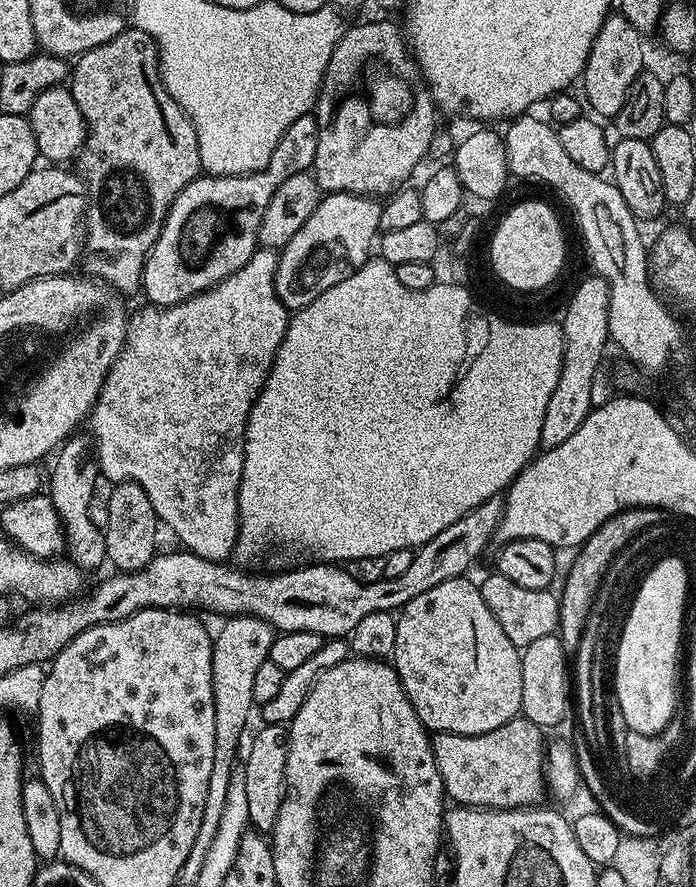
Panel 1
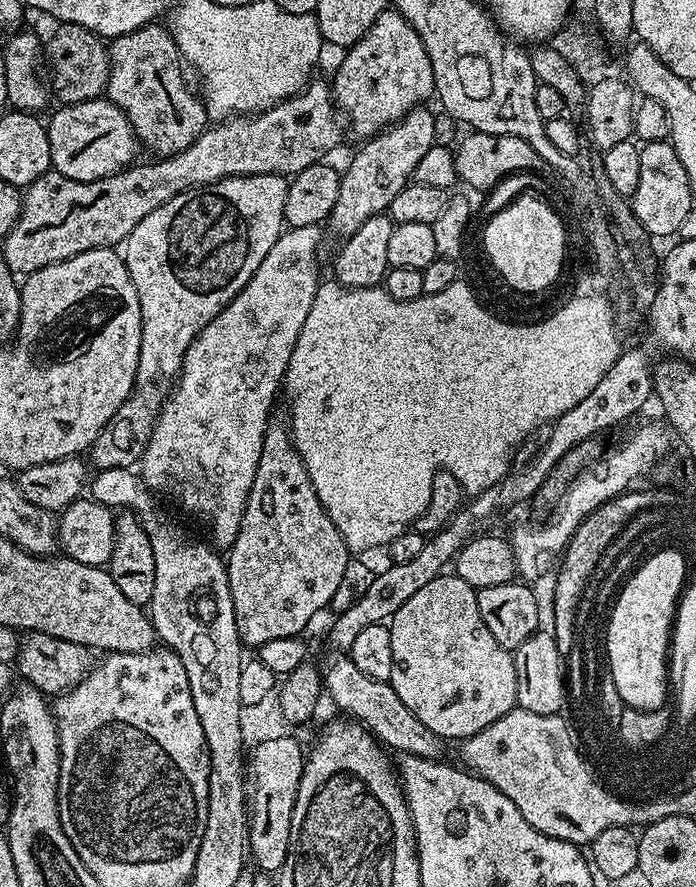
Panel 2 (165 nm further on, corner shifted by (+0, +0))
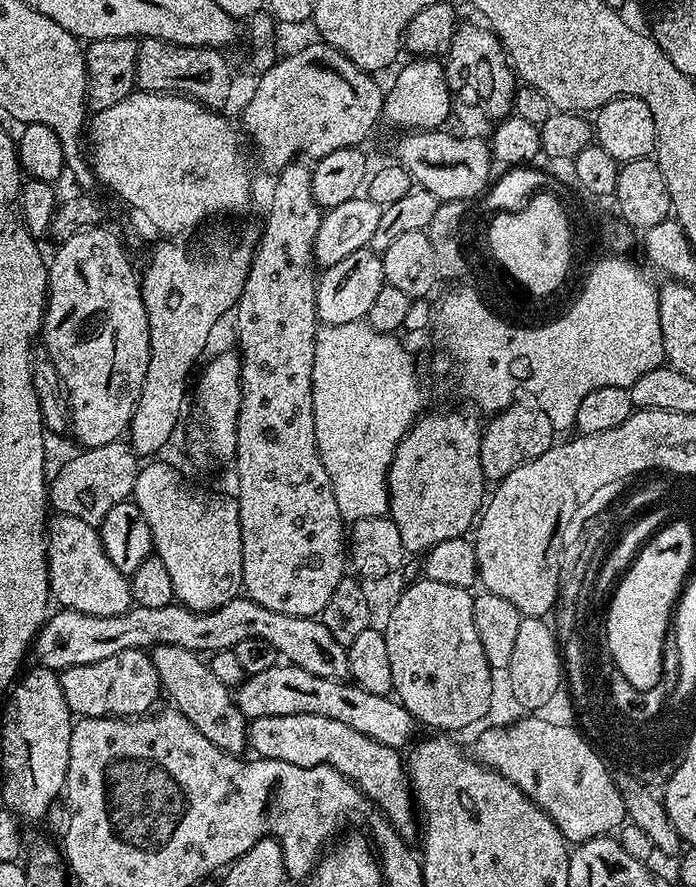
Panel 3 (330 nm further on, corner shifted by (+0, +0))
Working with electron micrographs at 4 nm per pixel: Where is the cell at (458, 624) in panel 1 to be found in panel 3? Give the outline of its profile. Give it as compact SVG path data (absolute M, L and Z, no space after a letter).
M423 578L417 579L417 584L409 583L404 592L397 600L397 604L390 614L388 625L383 634L386 638L386 650L390 654L390 670L394 674L392 692L395 699L410 713L421 725L429 724L429 729L439 730L444 734L457 734L463 728L468 728L471 724L476 724L488 712L488 707L492 704L492 676L494 670L486 662L486 654L482 650L482 641L478 638L478 630L474 630L474 606L472 605L473 593L466 588L450 586L446 582L434 582Z

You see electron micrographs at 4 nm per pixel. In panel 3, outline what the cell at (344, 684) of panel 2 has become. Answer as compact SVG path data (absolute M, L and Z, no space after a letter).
M244 594L237 596L235 600L226 602L226 606L220 606L209 612L191 612L189 608L176 602L153 608L133 606L127 612L113 616L82 614L78 610L60 608L53 611L45 620L40 632L32 642L30 652L33 657L36 655L35 663L39 667L63 670L111 658L114 654L121 653L122 650L134 650L135 648L151 650L160 644L177 644L197 654L223 652L235 649L236 644L242 642L242 638L262 638L262 642L270 642L270 646L274 646L274 650L287 663L298 666L302 670L310 670L310 674L318 674L318 678L344 680L348 676L348 649L345 645L334 642L334 634L330 634L330 630L326 630L323 619L278 614L274 610L266 610L264 606L258 606L258 602L248 599Z

